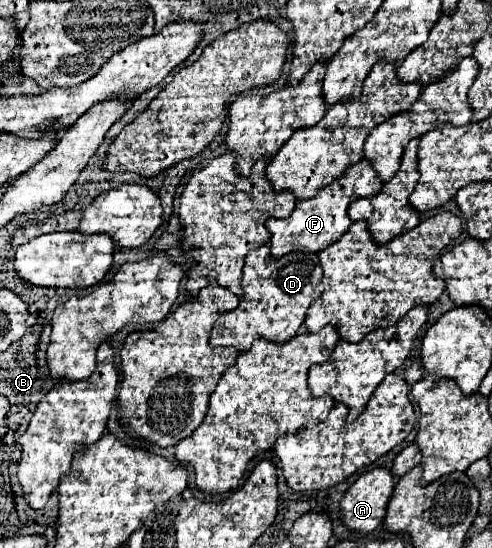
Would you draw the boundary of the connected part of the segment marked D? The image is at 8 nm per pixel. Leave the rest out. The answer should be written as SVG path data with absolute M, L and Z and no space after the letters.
M268 245L252 249L246 255L244 277L242 277L244 295L240 305L224 313L210 333L210 345L214 347L234 347L238 353L244 353L252 347L256 339L266 339L272 343L284 343L298 335L304 315L312 301L316 301L322 287L322 267L316 253L290 253L286 257L270 257Z

